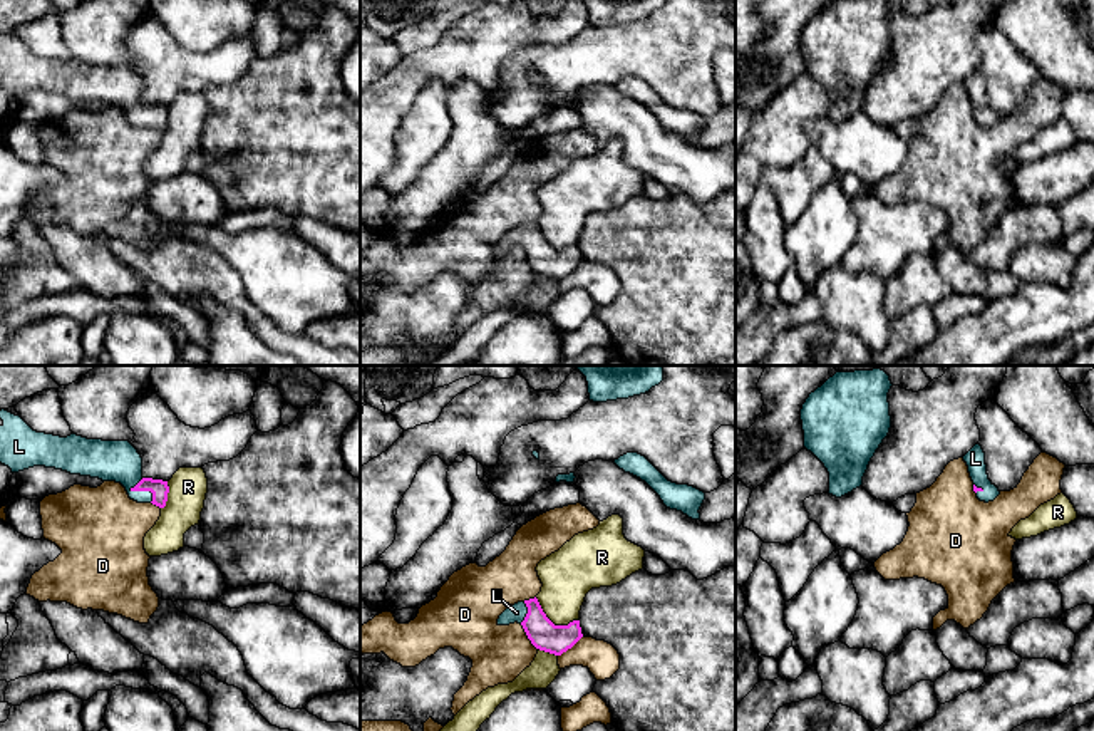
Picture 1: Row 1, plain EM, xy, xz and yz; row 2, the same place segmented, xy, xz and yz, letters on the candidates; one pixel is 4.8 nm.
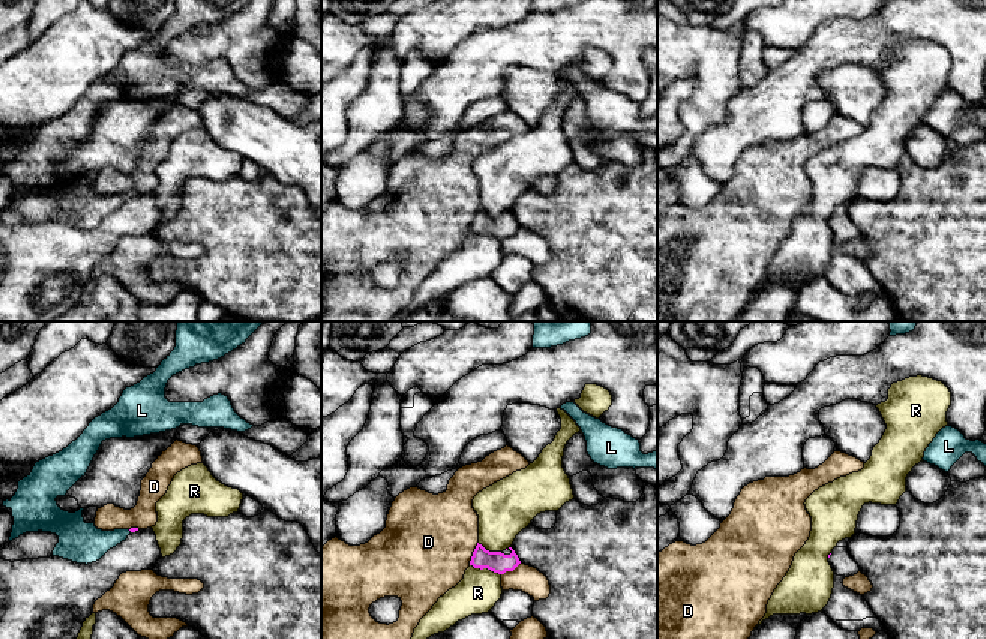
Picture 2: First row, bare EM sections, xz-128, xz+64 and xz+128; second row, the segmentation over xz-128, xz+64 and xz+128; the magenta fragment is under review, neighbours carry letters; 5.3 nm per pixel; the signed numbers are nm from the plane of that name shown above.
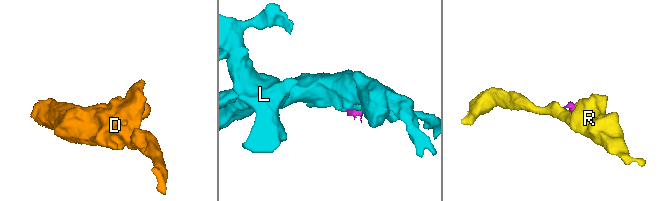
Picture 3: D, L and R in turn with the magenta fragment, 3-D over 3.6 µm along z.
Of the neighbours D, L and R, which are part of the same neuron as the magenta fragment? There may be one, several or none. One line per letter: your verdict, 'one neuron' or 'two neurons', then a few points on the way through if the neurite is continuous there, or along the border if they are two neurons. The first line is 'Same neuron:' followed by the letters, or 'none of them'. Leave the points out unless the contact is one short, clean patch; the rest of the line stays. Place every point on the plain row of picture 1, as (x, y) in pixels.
Same neuron: L
D: two neurons
L: one neuron; way xy (159, 113), (144, 114), (133, 113), (119, 86)
R: two neurons; border xz (535, 222), (541, 235), (555, 248), (577, 245)

